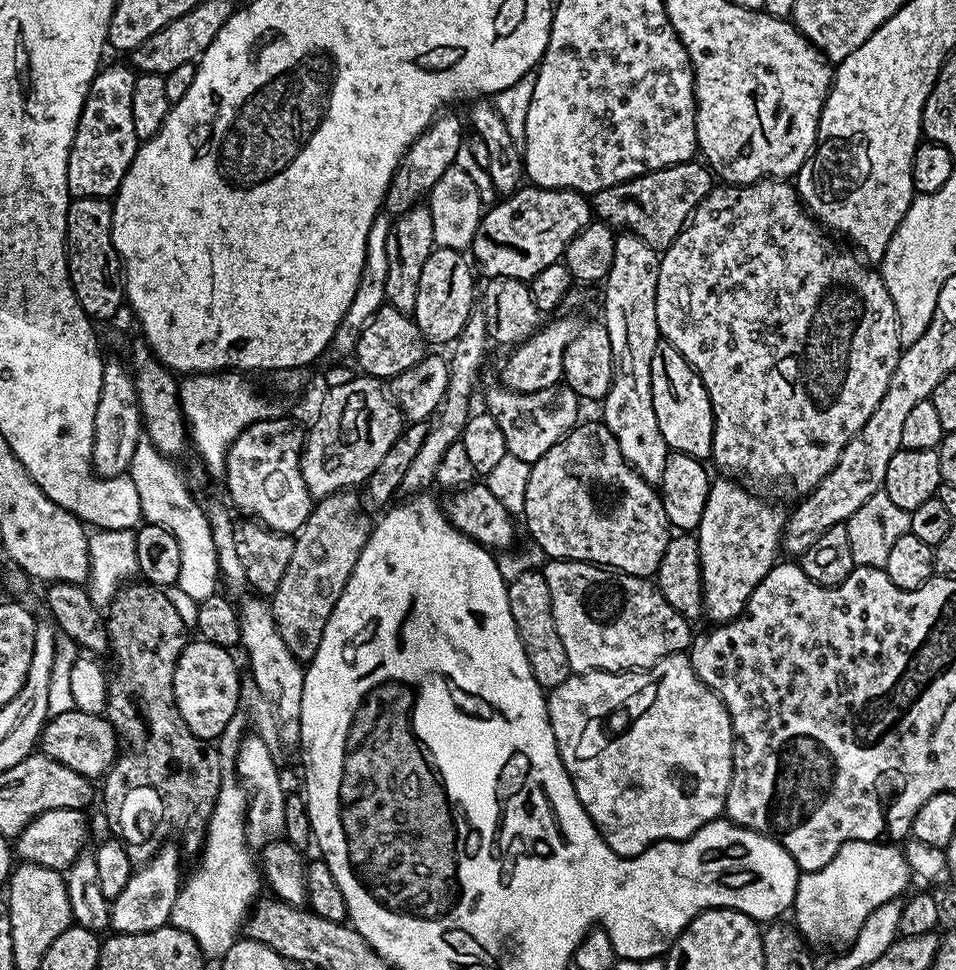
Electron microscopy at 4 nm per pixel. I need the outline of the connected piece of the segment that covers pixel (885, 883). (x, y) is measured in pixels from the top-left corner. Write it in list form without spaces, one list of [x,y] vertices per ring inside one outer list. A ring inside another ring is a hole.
[[[851,840],[839,848],[825,868],[801,879],[796,888],[795,927],[812,944],[818,941],[850,944],[868,914],[880,904],[897,899],[909,880],[912,873],[899,845],[880,840]]]

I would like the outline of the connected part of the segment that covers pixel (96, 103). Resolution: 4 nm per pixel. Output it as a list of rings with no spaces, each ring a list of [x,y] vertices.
[[[116,64],[113,68],[105,67],[96,73],[88,88],[88,97],[80,111],[76,123],[76,133],[68,151],[68,190],[76,198],[112,198],[120,189],[122,178],[136,157],[138,141],[134,130],[134,114],[132,113],[132,86],[134,72],[131,67]]]

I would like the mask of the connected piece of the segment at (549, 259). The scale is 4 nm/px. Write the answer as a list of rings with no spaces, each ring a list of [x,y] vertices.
[[[521,186],[511,196],[503,197],[492,209],[480,217],[480,225],[472,239],[471,259],[475,267],[485,272],[485,277],[501,276],[525,282],[531,281],[546,266],[563,257],[566,246],[587,224],[593,223],[594,213],[587,195],[571,192],[568,188],[538,188]]]

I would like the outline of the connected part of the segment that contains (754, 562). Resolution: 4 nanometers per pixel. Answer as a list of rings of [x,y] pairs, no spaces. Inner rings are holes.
[[[732,478],[713,479],[708,488],[706,506],[696,529],[699,546],[700,582],[704,585],[704,607],[712,622],[727,622],[736,619],[751,598],[752,591],[766,578],[766,574],[777,563],[776,552],[781,551],[781,536],[787,517],[778,516],[768,504],[752,496],[745,485]]]

